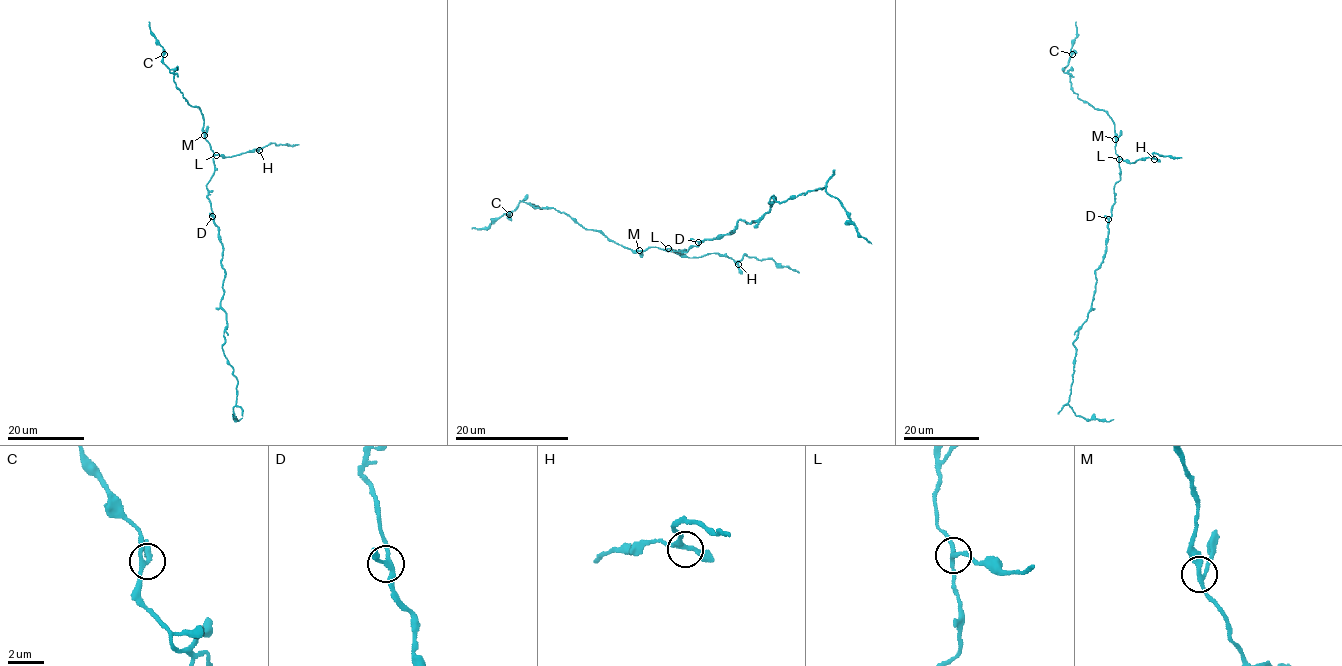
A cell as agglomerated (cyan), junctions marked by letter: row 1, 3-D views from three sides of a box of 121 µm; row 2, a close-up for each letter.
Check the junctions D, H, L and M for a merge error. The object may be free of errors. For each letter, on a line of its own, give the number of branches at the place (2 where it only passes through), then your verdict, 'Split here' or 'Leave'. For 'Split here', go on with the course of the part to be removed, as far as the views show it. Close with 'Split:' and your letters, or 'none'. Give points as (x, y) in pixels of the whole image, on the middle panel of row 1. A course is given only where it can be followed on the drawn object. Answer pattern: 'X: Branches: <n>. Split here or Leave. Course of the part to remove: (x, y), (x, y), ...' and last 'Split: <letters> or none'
D: Branches: 3. Leave
H: Branches: 3. Leave
L: Branches: 3. Leave
M: Branches: 3. Leave
Split: none

